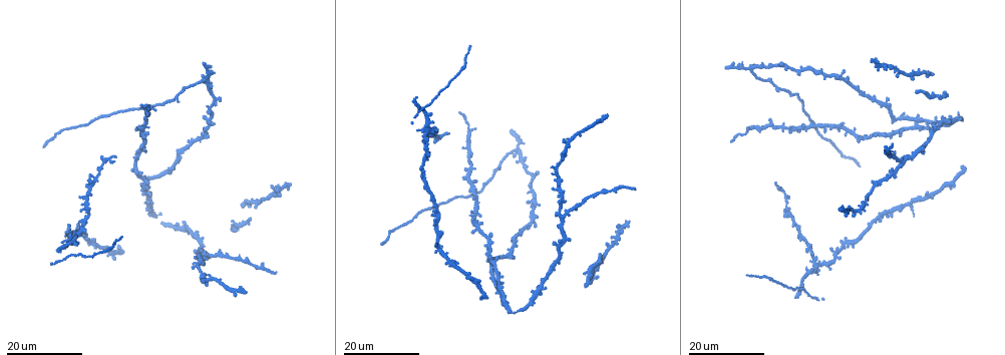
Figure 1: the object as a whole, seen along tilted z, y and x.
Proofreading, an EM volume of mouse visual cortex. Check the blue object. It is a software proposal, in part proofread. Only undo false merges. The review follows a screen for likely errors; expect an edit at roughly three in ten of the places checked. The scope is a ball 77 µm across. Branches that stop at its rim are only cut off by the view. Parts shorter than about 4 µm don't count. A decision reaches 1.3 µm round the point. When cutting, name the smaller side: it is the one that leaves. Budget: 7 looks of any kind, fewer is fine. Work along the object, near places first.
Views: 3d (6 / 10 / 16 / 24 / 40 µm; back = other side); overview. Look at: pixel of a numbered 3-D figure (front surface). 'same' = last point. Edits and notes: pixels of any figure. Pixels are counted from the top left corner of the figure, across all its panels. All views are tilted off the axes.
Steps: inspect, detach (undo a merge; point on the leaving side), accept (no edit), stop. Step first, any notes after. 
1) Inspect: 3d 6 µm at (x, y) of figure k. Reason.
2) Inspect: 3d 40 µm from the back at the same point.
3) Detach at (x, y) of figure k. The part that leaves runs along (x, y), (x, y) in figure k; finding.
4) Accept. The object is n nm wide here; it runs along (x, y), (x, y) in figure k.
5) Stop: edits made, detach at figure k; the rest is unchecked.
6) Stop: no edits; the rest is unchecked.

Inspect: 3d 24 µm at (471, 129) of figure 1. Two arms in line, one across.

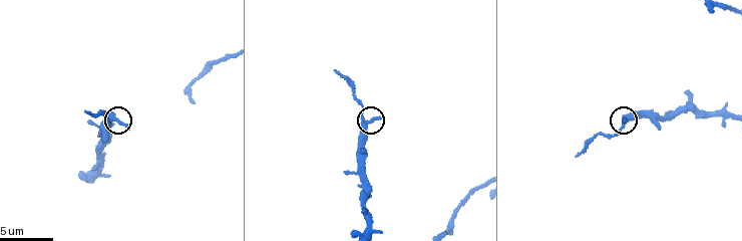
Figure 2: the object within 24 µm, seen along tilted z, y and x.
Inspect: 3d 10 µm at (363, 120) of figure 2.

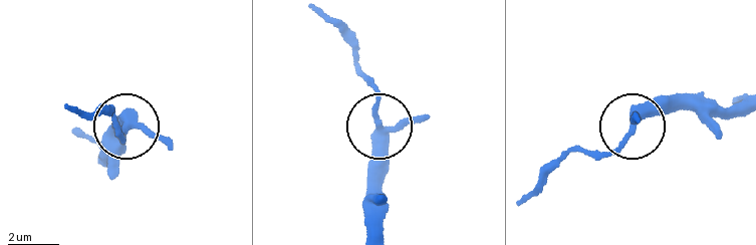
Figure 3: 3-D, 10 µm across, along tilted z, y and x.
Detach at (119, 127) of figure 3. The object is 300 nm wide here; a second cell is stuck on.

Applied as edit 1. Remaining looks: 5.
Inspect: overview.

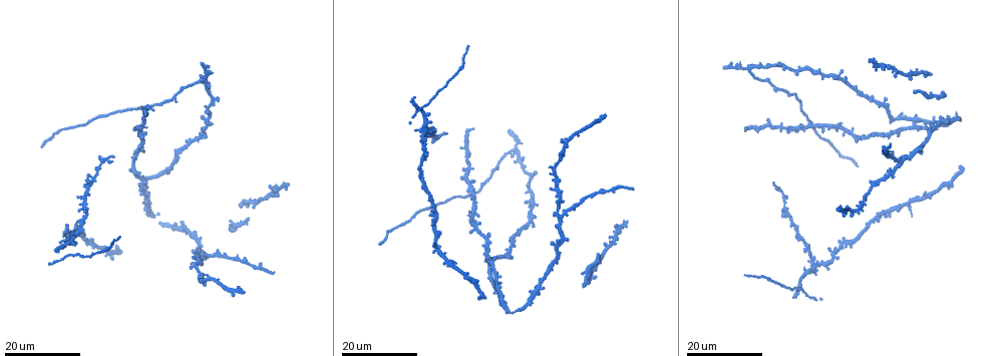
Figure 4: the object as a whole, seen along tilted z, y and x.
Inspect: 3d 16 µm at (202, 80) of figure 4. Side arm on a straight run.

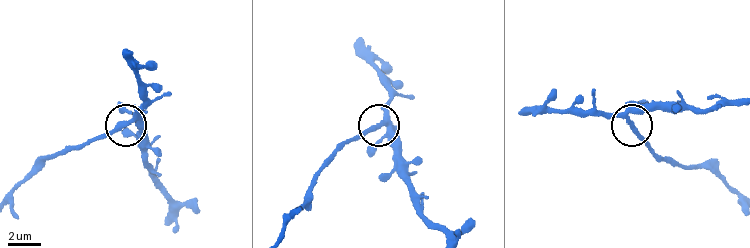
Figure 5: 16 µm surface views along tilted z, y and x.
Inspect: 3d 6 µm at (630, 124) of figure 5.

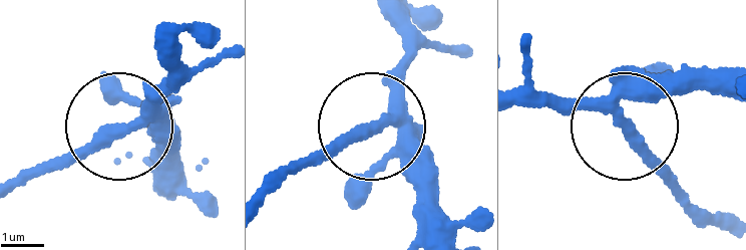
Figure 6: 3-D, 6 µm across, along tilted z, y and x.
Detach at (79, 153) of figure 6. The object is 270 nm wide here; a second cell is stuck on.

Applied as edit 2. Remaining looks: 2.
Inspect: 3d 24 µm at (814, 268) of figure 4. Four or more arms meet.

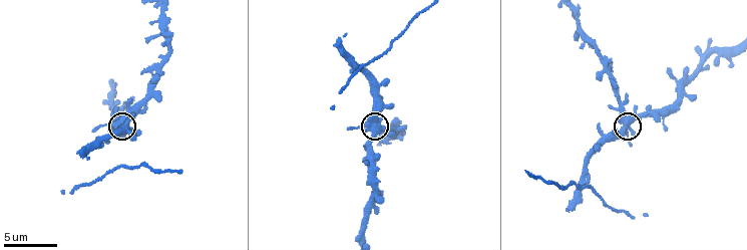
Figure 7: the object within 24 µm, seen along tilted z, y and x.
Inspect: 3d 6 µm at (376, 125) of figure 7.

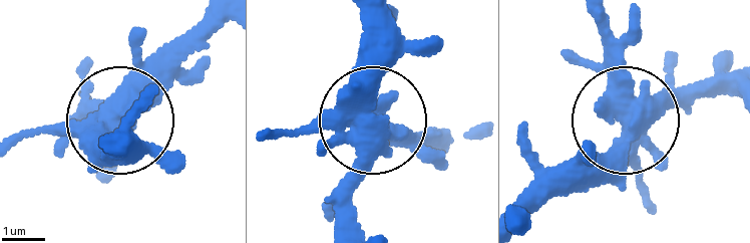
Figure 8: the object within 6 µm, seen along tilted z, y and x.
Detach at (168, 61) of figure 8. 5 arms meet here; a second cell is stuck on.

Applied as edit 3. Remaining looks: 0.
Stop: edits made, detach at figure 3, detach at figure 6, detach at figure 8; the rest is unchecked.

